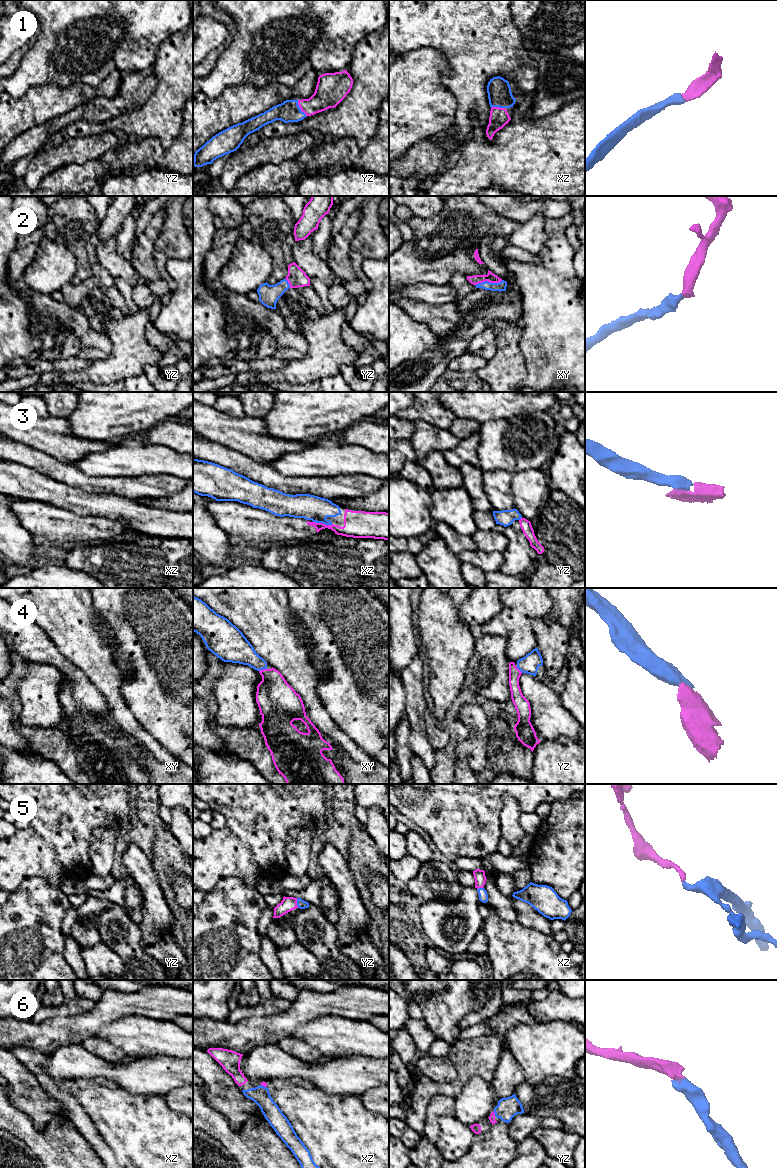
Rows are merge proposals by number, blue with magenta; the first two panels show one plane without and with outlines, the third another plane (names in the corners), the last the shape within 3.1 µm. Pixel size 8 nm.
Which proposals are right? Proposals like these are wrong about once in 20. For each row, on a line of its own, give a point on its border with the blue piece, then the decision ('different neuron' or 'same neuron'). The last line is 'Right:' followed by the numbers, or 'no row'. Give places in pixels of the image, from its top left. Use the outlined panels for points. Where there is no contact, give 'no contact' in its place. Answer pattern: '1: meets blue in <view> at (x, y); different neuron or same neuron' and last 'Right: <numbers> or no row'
1: meets blue in yz at (299, 108); same neuron
2: meets blue in xy at (488, 282); same neuron
3: meets blue in xz at (323, 523); same neuron
4: meets blue in xy at (262, 669); same neuron
5: meets blue in yz at (297, 903); same neuron
6: meets blue in yz at (494, 1112); same neuron
Right: 1, 2, 3, 4, 5, 6

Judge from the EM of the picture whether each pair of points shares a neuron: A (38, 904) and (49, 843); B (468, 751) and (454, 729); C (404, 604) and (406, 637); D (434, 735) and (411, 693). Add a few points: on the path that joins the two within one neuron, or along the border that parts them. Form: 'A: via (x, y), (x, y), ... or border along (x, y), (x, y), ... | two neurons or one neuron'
A: border along (21, 882), (34, 876), (41, 876), (59, 889) | two neurons
B: border along (458, 718), (466, 727), (468, 736), (457, 743) | two neurons
C: via (404, 612), (404, 629) | one neuron
D: border along (426, 707), (425, 727), (429, 741) | two neurons

